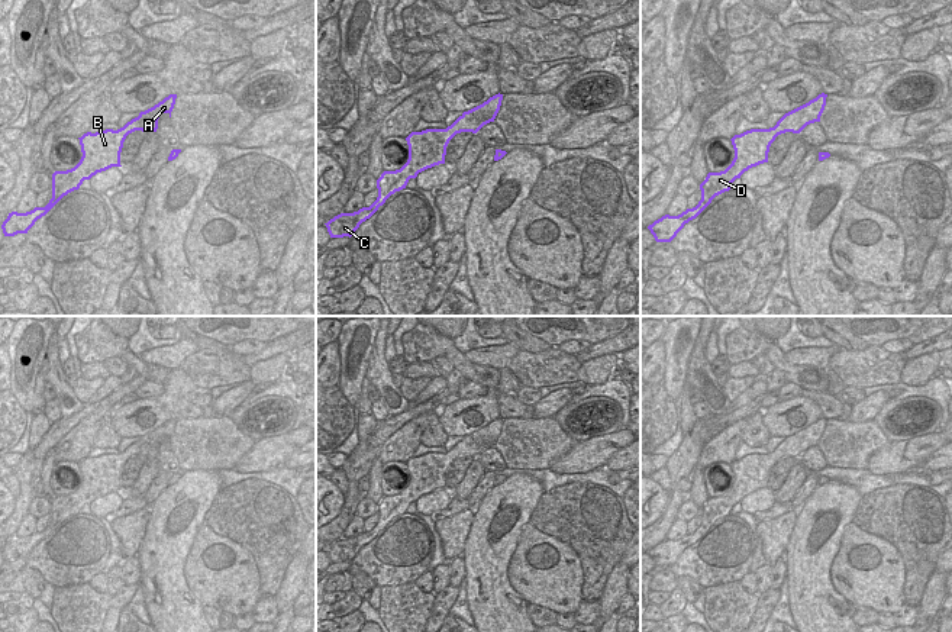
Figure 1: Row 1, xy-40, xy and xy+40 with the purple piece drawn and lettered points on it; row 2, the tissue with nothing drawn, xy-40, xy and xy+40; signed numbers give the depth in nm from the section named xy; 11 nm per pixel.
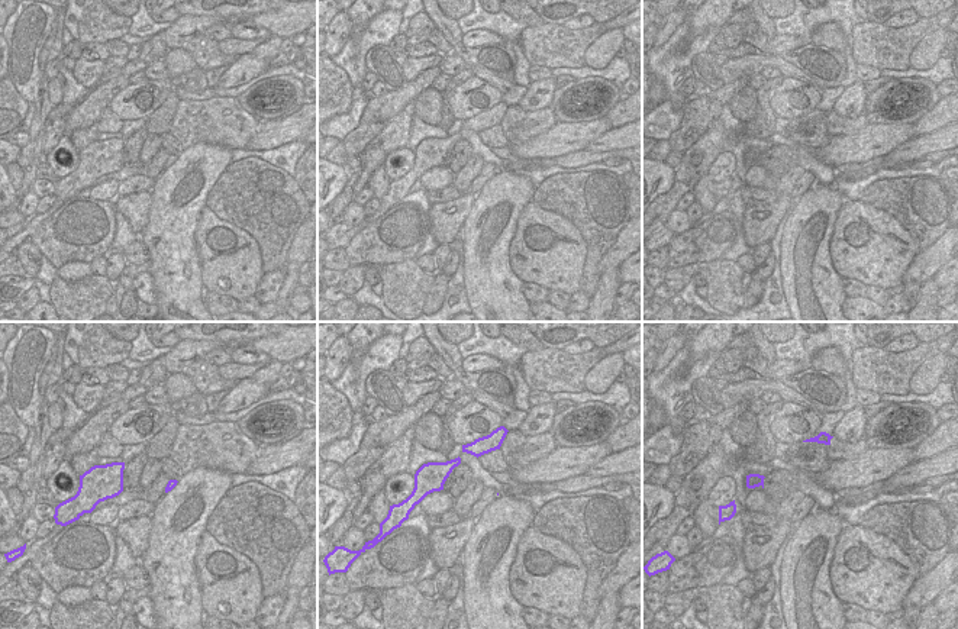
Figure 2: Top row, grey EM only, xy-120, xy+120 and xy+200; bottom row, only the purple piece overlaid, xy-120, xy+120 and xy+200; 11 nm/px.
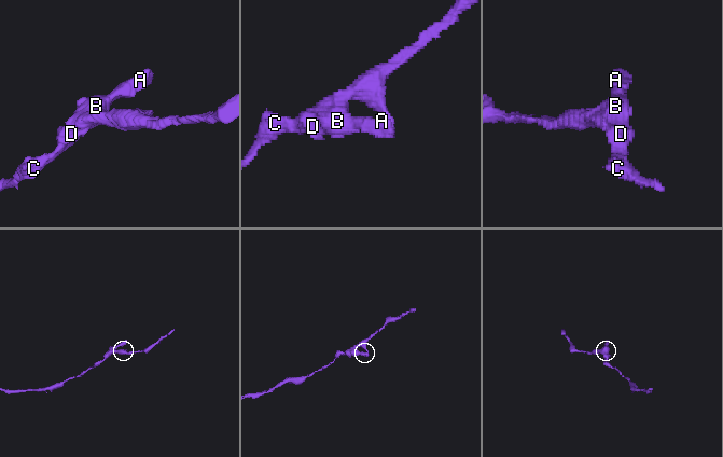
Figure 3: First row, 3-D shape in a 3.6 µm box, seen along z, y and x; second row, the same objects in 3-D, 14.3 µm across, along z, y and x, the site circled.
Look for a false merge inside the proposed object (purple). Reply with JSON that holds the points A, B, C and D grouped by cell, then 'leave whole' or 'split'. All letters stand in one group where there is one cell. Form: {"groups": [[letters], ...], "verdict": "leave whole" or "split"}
{"groups": [["A", "B", "C", "D"]], "verdict": "leave whole"}

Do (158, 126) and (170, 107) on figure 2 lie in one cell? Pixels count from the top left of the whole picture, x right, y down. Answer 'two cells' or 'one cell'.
one cell

